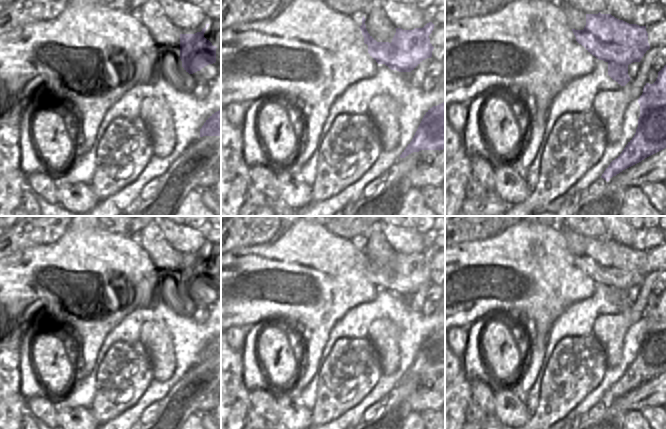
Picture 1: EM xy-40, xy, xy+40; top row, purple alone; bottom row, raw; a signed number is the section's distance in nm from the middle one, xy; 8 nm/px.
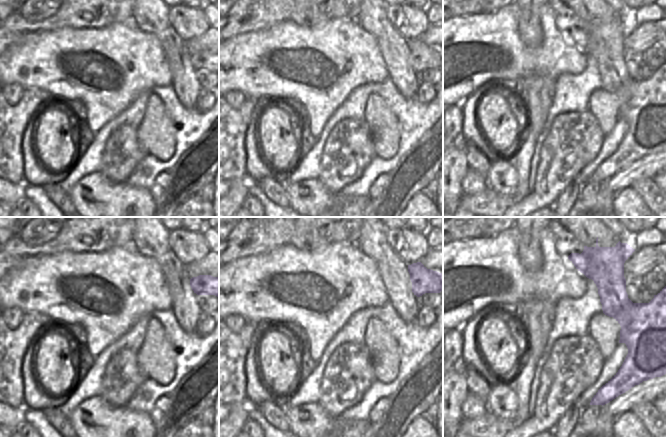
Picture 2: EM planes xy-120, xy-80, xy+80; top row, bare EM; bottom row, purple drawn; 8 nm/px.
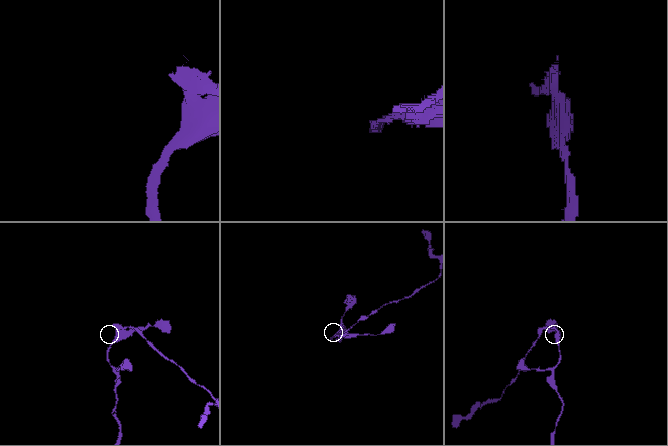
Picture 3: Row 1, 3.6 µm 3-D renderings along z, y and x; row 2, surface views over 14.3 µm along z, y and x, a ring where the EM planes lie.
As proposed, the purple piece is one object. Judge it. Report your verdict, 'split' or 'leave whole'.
split

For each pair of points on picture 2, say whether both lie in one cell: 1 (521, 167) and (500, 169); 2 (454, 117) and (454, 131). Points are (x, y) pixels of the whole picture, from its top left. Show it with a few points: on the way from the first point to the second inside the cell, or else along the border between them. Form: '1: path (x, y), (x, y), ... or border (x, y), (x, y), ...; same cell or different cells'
1: border (511, 153), (517, 174), (516, 191); different cells
2: path (454, 120), (454, 128); same cell

